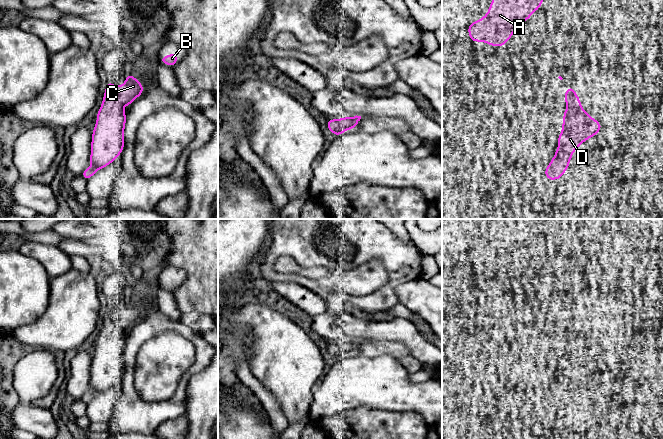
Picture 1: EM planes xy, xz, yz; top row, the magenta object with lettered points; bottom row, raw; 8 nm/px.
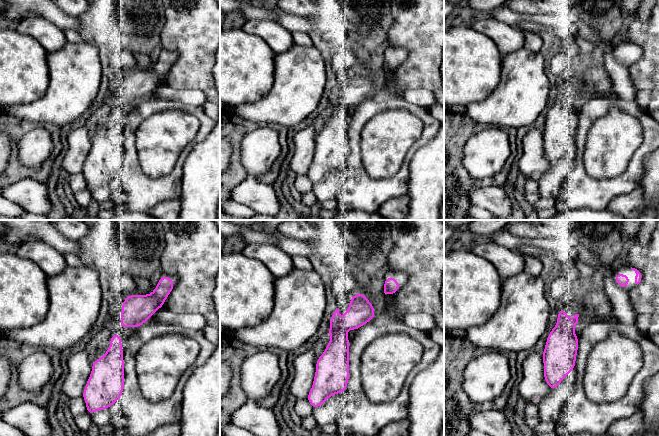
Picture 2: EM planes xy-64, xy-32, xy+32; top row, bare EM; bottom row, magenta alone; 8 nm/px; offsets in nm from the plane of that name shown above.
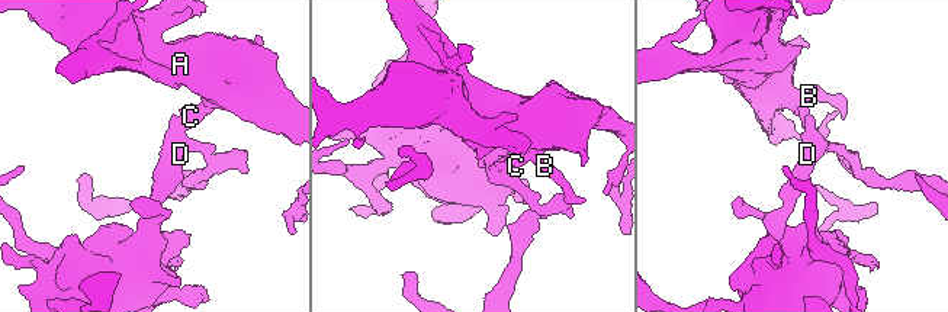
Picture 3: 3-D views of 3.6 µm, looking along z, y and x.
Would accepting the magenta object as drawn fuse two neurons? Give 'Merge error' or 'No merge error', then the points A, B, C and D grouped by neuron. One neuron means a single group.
No merge error. Groups: A B C D

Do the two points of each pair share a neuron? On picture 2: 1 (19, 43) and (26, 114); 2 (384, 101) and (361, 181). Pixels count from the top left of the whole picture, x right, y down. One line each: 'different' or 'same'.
1: different
2: same

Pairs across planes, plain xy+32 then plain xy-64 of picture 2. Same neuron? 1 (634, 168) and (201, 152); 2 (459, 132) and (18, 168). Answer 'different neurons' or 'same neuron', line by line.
1: different neurons
2: same neuron

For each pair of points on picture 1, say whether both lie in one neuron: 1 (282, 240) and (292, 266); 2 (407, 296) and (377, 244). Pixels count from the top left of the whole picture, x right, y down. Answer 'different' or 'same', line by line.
1: different
2: different

